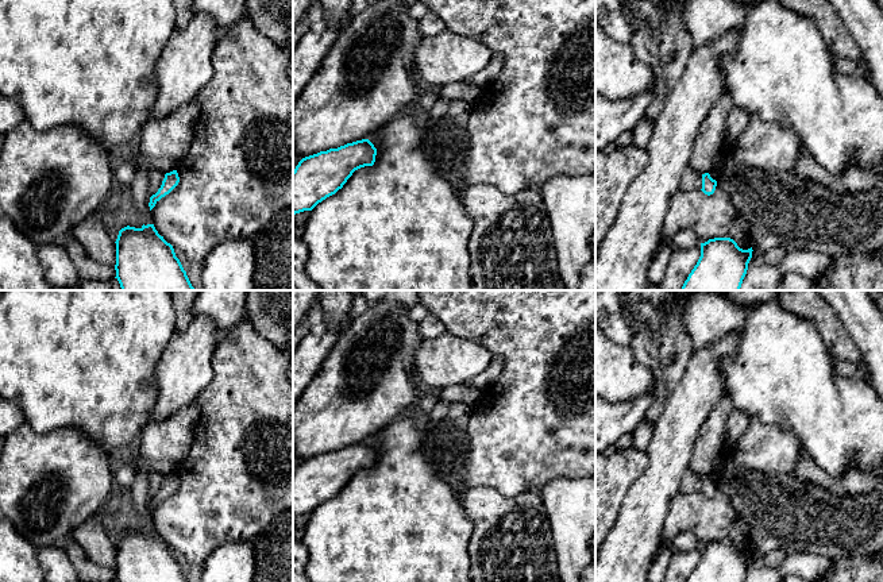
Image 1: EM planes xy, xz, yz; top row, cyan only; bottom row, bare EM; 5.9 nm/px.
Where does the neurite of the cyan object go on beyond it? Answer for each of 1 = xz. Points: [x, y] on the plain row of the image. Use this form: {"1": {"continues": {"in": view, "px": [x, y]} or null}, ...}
{"1": {"continues": null}}

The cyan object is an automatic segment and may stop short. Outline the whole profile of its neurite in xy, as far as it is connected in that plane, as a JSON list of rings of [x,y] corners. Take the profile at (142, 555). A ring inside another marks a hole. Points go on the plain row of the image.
[[[154,527],[124,529],[116,541],[117,582],[189,582],[174,551]]]

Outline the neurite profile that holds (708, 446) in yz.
[[[724,393],[702,424],[690,460],[690,469],[694,474],[709,475],[721,452],[725,425],[733,409],[730,394]]]

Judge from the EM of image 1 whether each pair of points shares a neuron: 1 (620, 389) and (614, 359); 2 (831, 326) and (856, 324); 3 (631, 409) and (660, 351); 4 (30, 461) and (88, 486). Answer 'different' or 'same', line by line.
1: same
2: different
3: different
4: same

